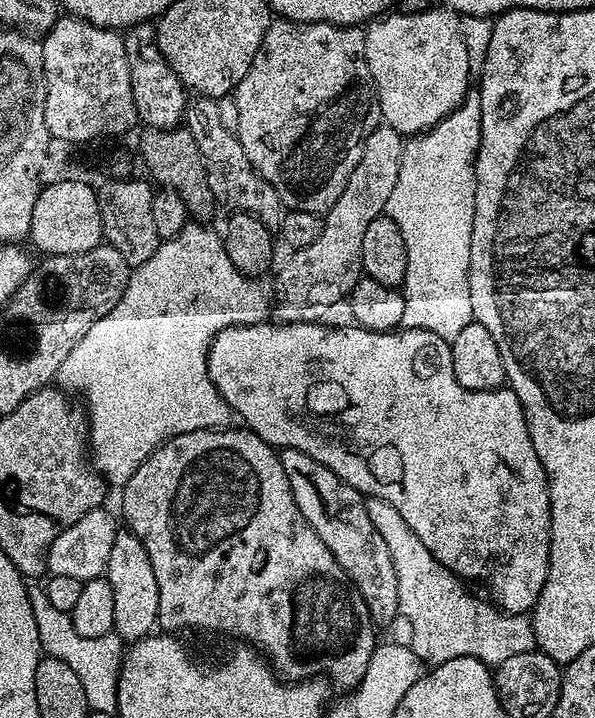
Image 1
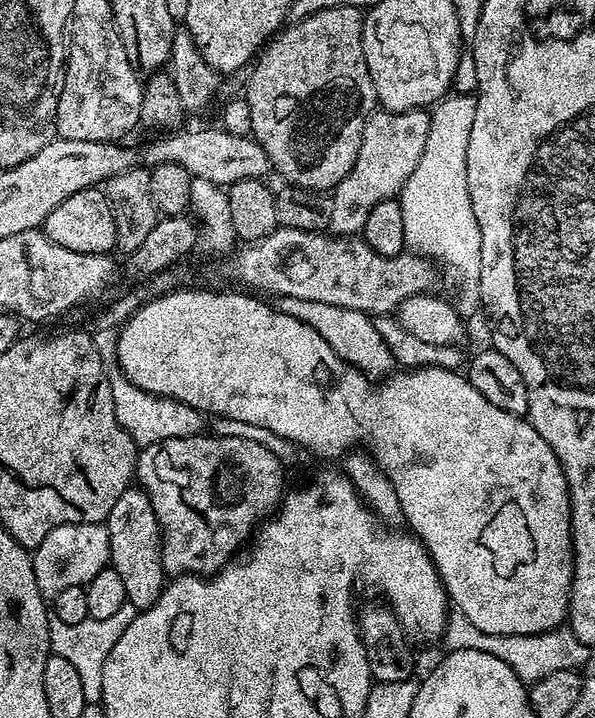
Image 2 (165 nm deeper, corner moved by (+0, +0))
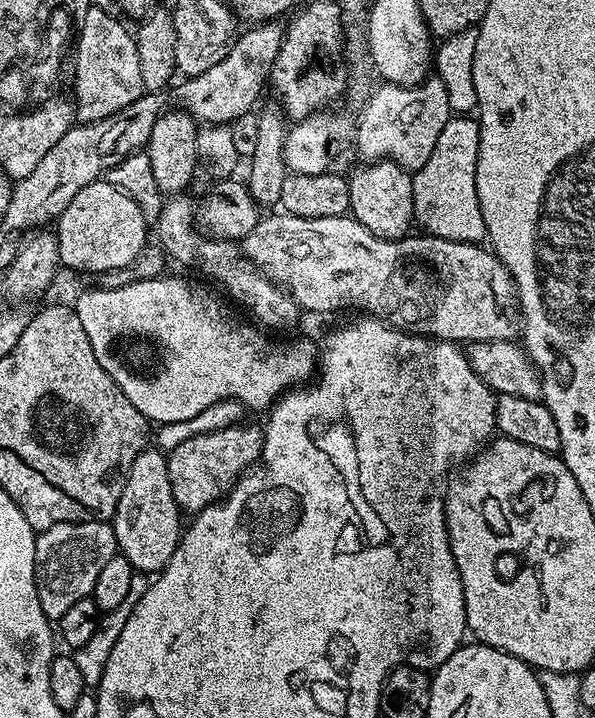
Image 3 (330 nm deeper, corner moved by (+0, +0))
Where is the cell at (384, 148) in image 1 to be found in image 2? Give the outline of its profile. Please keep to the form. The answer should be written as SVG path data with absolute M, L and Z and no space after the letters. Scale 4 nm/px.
M377 110L372 113L372 117L369 118L362 130L362 146L358 150L358 158L354 162L350 174L346 174L346 178L342 178L342 182L338 182L338 186L330 193L332 213L328 228L335 235L352 238L363 233L366 217L370 215L370 210L374 210L374 206L378 206L378 202L399 197L400 191L404 189L404 183L410 178L410 174L414 174L414 166L418 166L418 158L422 158L422 150L426 146L426 134L430 130L428 117L429 113L424 110L414 112Z

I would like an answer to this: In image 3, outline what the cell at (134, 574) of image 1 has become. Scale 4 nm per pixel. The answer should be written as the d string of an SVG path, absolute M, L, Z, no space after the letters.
M149 446L134 458L134 466L126 478L126 486L122 490L122 498L118 498L116 512L110 521L114 534L116 535L116 547L119 555L125 556L130 566L140 574L158 574L170 562L174 550L180 545L182 535L182 524L180 528L182 513L174 502L174 494L170 490L168 478L168 458L162 451L159 452L155 446Z

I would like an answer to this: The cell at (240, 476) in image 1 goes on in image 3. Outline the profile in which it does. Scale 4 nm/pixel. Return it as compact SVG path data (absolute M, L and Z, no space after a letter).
M232 424L229 428L200 432L174 445L172 452L167 453L168 478L181 513L195 514L225 499L241 476L259 461L262 449L264 433L256 424Z

